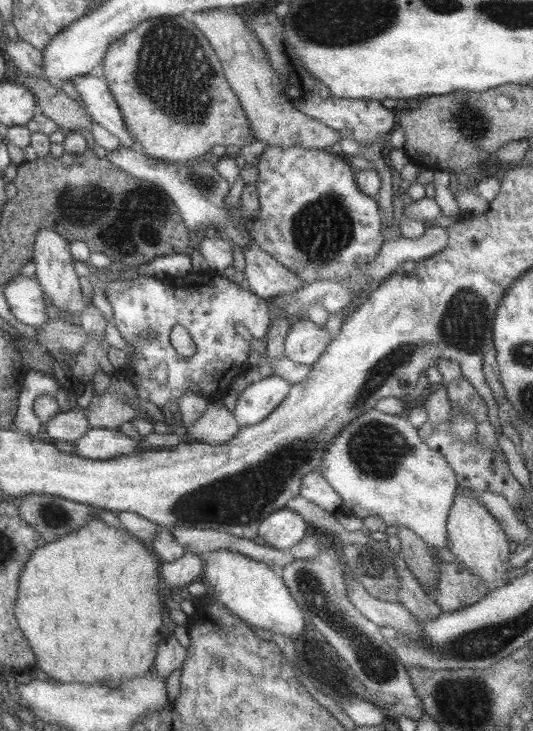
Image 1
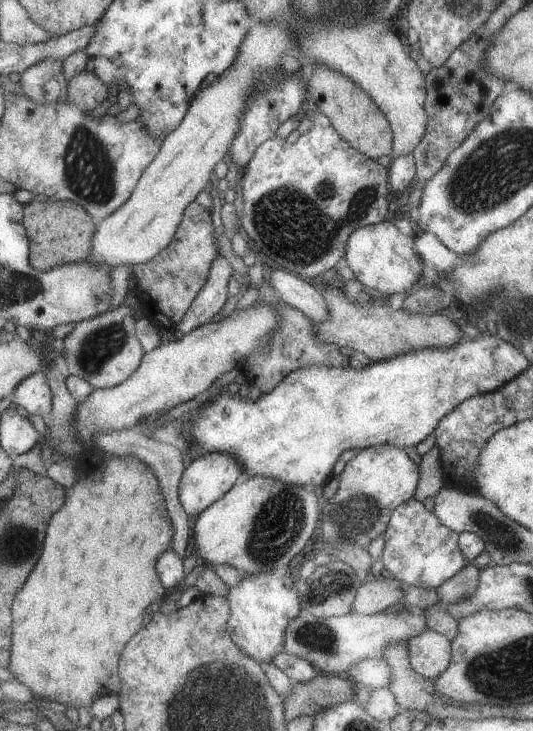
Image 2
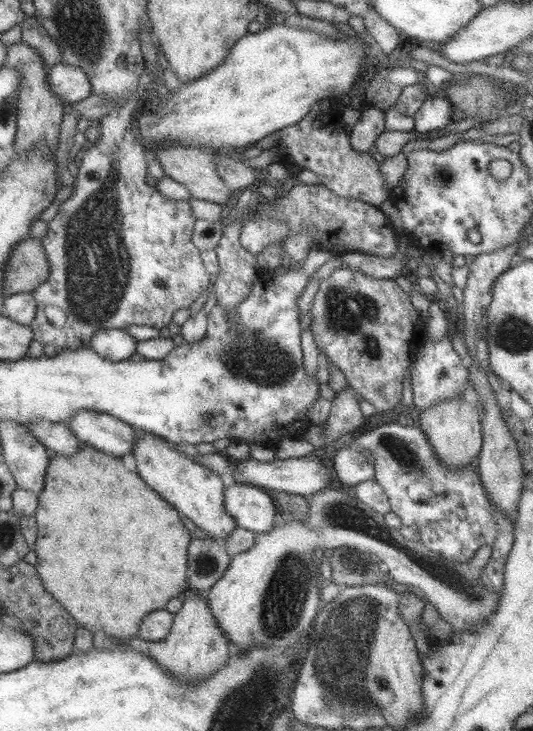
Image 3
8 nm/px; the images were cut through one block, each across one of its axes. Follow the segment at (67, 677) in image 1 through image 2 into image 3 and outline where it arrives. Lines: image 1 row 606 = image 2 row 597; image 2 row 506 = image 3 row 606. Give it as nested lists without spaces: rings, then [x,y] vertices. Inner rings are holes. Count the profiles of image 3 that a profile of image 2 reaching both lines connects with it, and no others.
[[[86,444],[80,446],[77,454],[73,456],[56,454],[48,462],[43,488],[37,495],[38,503],[33,514],[36,520],[36,537],[32,550],[36,554],[34,567],[47,593],[77,622],[77,628],[85,628],[88,632],[103,632],[116,641],[127,643],[131,637],[137,637],[137,628],[145,615],[155,610],[165,609],[169,599],[188,590],[186,548],[191,540],[190,532],[180,523],[177,516],[178,512],[154,490],[151,490],[151,487],[147,486],[137,473],[127,471],[123,467],[121,459],[113,458]]]

